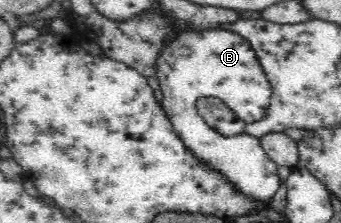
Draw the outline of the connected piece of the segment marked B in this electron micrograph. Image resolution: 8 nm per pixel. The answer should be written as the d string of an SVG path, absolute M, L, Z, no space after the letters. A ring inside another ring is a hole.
M175 29L165 37L163 44L165 47L161 49L155 71L163 94L161 105L171 120L175 133L181 138L185 147L194 153L200 163L208 165L210 169L220 171L227 178L227 182L231 183L233 188L237 188L237 192L241 192L243 196L247 196L251 200L265 201L265 204L269 204L281 187L281 179L277 174L278 165L266 154L260 138L247 134L225 137L207 125L207 122L199 115L196 106L197 100L201 97L213 96L223 100L236 113L238 119L246 122L263 119L270 104L272 87L255 51L241 35L237 35L233 31L213 31L213 29L211 31L207 29ZM183 45L193 49L193 53L189 57L177 57L173 53L175 49L179 49Z

